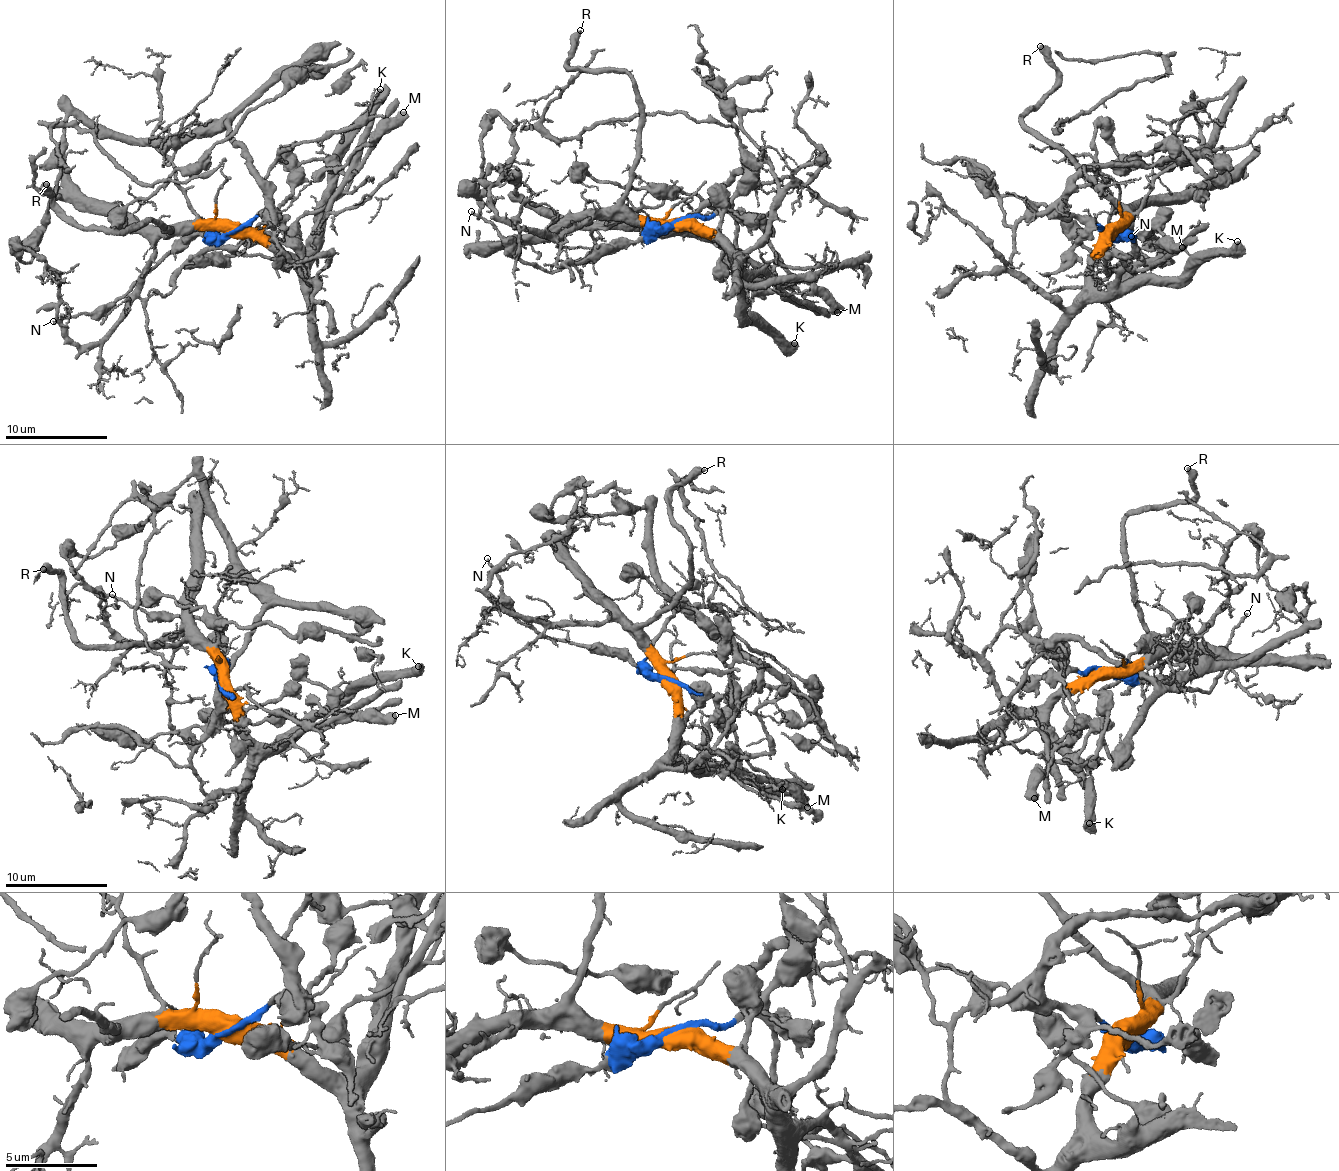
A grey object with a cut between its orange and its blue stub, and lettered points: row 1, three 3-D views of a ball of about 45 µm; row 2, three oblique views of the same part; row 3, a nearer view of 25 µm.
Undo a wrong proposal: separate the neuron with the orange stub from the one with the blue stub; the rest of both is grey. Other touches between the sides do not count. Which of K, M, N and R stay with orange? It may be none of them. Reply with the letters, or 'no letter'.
K, R

